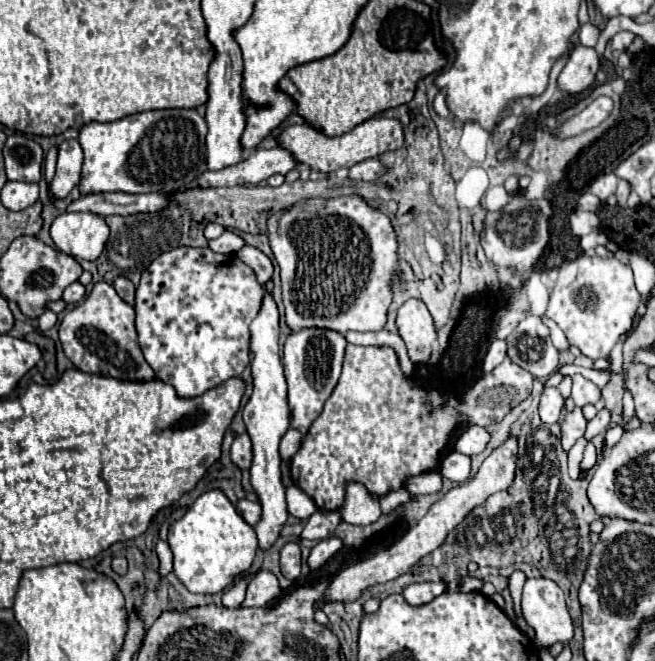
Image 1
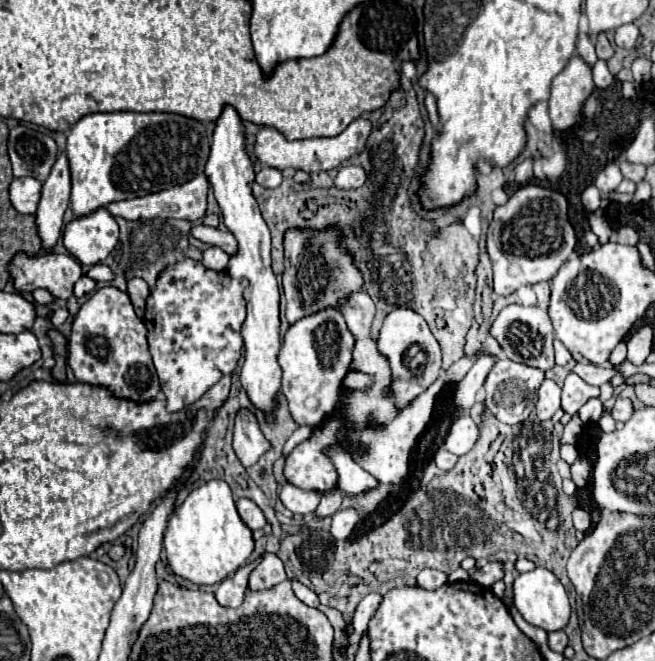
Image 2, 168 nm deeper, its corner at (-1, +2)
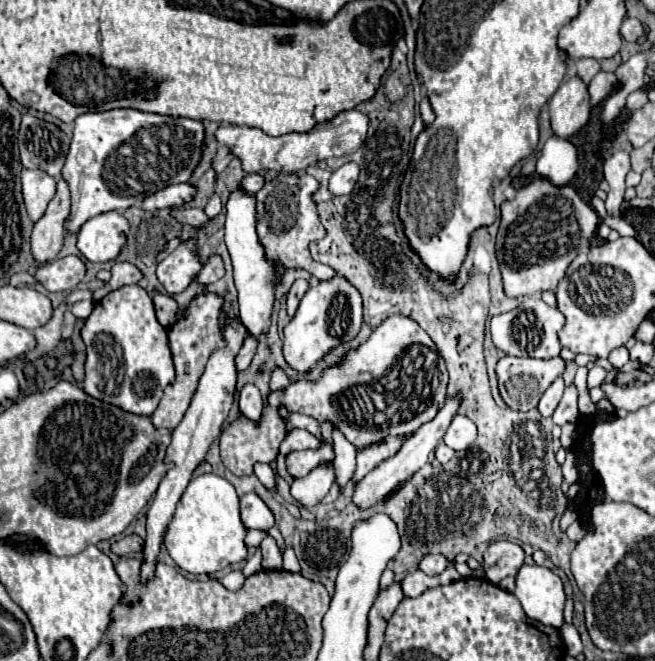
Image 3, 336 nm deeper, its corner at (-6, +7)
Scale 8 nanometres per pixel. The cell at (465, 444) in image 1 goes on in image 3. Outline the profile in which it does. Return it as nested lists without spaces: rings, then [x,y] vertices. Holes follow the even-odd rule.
[[[455,415],[445,433],[445,443],[455,451],[463,451],[471,447],[475,439],[477,439],[477,425],[465,415]]]

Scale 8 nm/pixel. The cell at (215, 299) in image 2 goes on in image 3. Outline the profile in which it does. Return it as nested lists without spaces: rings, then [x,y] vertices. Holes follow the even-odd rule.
[[[205,291],[201,295],[195,295],[189,307],[183,309],[181,317],[173,325],[167,327],[169,349],[171,349],[171,357],[175,365],[175,381],[165,389],[165,395],[153,413],[155,427],[167,427],[167,429],[177,427],[177,423],[183,419],[197,391],[197,385],[199,385],[199,379],[203,375],[203,367],[207,365],[209,355],[227,345],[227,341],[223,339],[223,323],[221,323],[223,305],[225,305],[225,299],[221,295]]]

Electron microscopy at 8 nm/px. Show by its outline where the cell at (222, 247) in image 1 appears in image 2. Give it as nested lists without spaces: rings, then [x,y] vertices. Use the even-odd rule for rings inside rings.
[[[210,246],[210,248],[202,254],[202,264],[204,264],[204,268],[222,272],[222,270],[226,268],[226,264],[228,264],[228,254],[222,252],[218,246]]]

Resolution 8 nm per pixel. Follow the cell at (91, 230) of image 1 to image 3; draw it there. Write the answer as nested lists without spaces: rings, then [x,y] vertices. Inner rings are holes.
[[[119,211],[95,215],[77,233],[77,249],[95,263],[113,261],[129,233],[129,223]]]

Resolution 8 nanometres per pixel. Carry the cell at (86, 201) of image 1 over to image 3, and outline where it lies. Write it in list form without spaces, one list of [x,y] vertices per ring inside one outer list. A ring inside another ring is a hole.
[[[177,183],[169,185],[163,191],[157,191],[155,195],[147,197],[141,203],[141,209],[145,211],[155,211],[155,209],[173,209],[173,207],[183,207],[189,203],[197,193],[197,187],[191,183]]]

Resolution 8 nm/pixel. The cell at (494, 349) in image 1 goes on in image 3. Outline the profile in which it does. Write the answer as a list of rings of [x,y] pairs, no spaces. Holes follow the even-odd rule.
[[[455,393],[455,395],[447,397],[447,399],[445,399],[445,405],[437,411],[435,419],[423,423],[423,425],[411,435],[411,439],[407,439],[407,443],[403,443],[403,447],[399,449],[399,455],[395,455],[395,457],[391,457],[391,459],[379,463],[379,467],[375,467],[375,471],[371,471],[369,475],[365,475],[365,477],[357,483],[355,493],[353,493],[353,505],[357,505],[359,509],[369,509],[369,507],[375,505],[377,501],[381,501],[391,489],[395,489],[399,483],[407,481],[415,471],[419,471],[419,469],[427,463],[431,451],[433,451],[433,449],[439,445],[439,441],[443,439],[447,427],[451,425],[451,419],[457,415],[459,405],[461,405],[461,393]]]

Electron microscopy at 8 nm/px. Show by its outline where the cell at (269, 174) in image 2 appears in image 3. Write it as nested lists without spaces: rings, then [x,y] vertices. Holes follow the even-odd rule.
[[[257,173],[247,175],[247,177],[241,181],[241,187],[243,187],[245,191],[251,191],[251,193],[257,193],[263,185],[265,185],[265,177],[263,177],[263,175],[257,175]]]

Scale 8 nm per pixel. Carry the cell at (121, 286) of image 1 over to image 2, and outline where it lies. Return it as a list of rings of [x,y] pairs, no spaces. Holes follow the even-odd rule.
[[[132,278],[128,282],[128,296],[134,304],[134,310],[140,318],[144,318],[144,310],[146,310],[146,300],[150,296],[150,286],[142,280],[142,278]]]

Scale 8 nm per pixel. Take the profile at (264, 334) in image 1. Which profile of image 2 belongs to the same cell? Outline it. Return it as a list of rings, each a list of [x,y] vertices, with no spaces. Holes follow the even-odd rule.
[[[226,106],[222,116],[216,120],[210,158],[206,162],[204,174],[222,210],[222,220],[238,242],[238,252],[230,256],[226,272],[236,280],[238,278],[248,280],[248,286],[244,288],[246,320],[242,324],[246,356],[244,356],[244,366],[240,372],[240,382],[244,390],[248,392],[254,408],[272,412],[274,410],[272,404],[280,390],[280,380],[282,380],[282,370],[276,360],[278,350],[280,350],[280,316],[278,316],[280,294],[278,294],[278,282],[276,282],[276,276],[272,272],[272,262],[270,262],[270,230],[260,214],[256,198],[252,196],[254,170],[244,148],[244,126],[232,106]]]

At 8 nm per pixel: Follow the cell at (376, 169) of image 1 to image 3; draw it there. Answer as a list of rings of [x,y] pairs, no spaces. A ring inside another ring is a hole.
[[[345,163],[337,171],[333,171],[333,175],[329,179],[329,191],[333,195],[347,195],[353,191],[357,179],[359,179],[359,165]]]

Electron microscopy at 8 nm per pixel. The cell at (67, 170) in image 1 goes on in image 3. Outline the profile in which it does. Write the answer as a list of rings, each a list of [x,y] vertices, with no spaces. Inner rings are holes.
[[[59,177],[57,193],[51,199],[43,217],[35,223],[33,235],[31,235],[31,251],[39,265],[53,261],[59,255],[59,251],[63,247],[65,221],[69,217],[69,209],[71,209],[69,185],[65,179]]]

